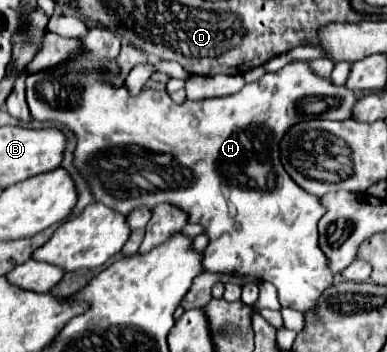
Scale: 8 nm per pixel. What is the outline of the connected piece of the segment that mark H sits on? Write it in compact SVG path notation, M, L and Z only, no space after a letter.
M92 27L84 37L80 37L80 55L78 55L78 59L72 57L70 61L62 63L60 67L54 67L54 99L50 99L50 101L44 95L40 95L40 91L38 91L40 83L46 81L50 77L50 73L44 73L44 71L30 73L26 77L26 101L28 101L28 107L30 107L32 119L36 119L36 121L56 121L56 123L68 127L76 135L74 167L86 179L86 183L88 183L88 187L90 187L90 191L92 191L92 195L94 195L94 199L98 203L104 203L106 207L112 207L122 215L130 215L138 207L154 209L160 203L170 203L170 205L182 209L188 215L188 223L202 225L204 227L204 235L208 237L208 247L204 249L204 259L202 259L204 269L210 271L210 273L242 273L242 275L252 275L256 279L262 279L262 281L270 281L278 289L280 305L284 305L280 309L284 325L294 329L294 331L302 331L304 317L298 311L306 311L306 309L314 307L318 295L326 287L332 285L332 273L326 267L326 257L318 247L318 231L316 231L316 223L324 215L324 207L318 203L318 197L302 191L302 187L298 187L292 181L292 177L280 167L280 141L282 141L282 135L286 135L290 127L294 127L296 123L302 123L302 121L310 121L310 119L338 119L338 121L344 121L344 119L348 119L350 117L350 107L356 103L356 95L352 91L346 91L346 87L336 87L328 79L316 77L308 69L306 63L292 63L292 65L282 67L276 73L262 75L262 79L244 85L242 91L238 91L234 95L212 97L212 99L202 99L202 101L184 101L182 105L178 105L178 103L174 103L170 99L170 95L166 91L160 91L160 89L148 87L148 89L142 89L138 95L130 95L126 85L114 87L110 83L110 77L114 77L120 71L120 67L116 63L118 53L120 53L120 39L114 37L112 31Z

